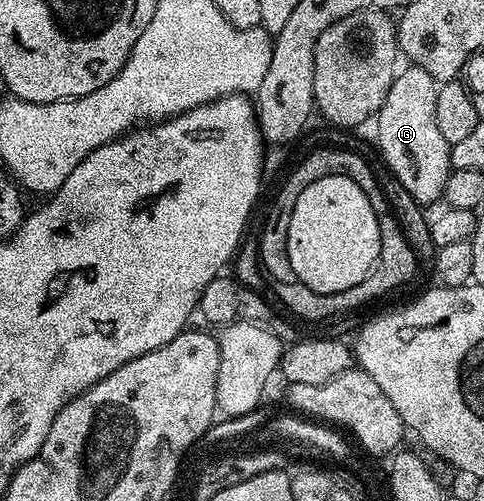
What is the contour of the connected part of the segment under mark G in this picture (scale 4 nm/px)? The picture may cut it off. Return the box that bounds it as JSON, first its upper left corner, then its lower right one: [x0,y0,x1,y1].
[375,65,451,205]

